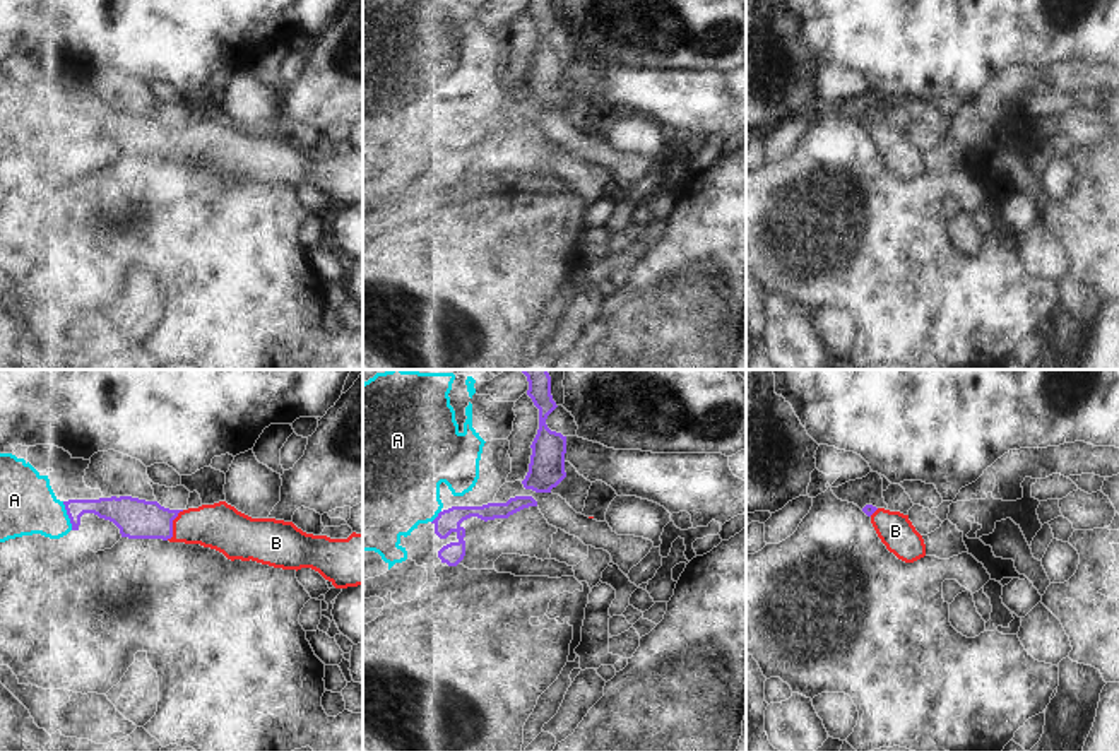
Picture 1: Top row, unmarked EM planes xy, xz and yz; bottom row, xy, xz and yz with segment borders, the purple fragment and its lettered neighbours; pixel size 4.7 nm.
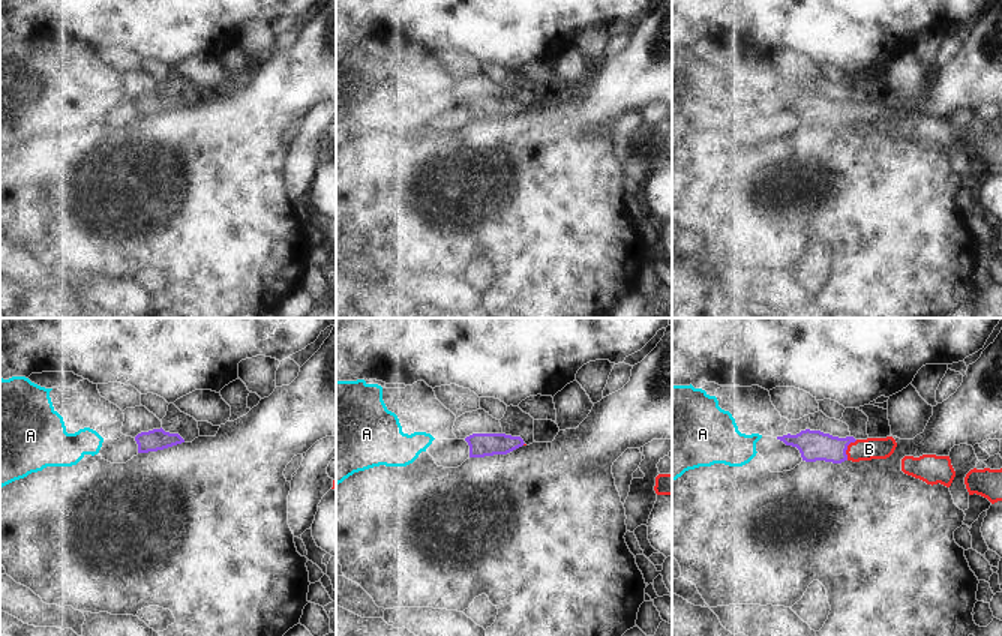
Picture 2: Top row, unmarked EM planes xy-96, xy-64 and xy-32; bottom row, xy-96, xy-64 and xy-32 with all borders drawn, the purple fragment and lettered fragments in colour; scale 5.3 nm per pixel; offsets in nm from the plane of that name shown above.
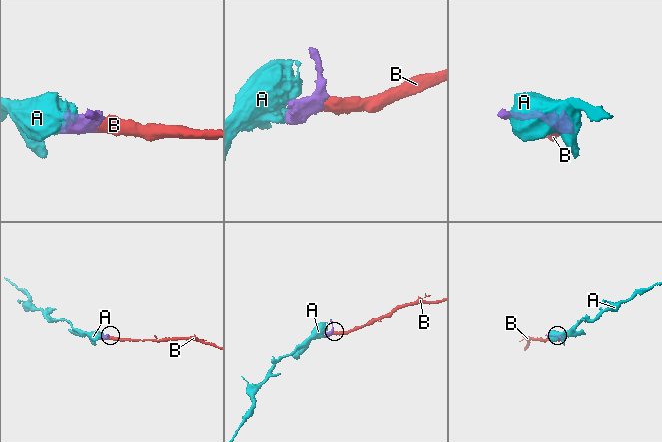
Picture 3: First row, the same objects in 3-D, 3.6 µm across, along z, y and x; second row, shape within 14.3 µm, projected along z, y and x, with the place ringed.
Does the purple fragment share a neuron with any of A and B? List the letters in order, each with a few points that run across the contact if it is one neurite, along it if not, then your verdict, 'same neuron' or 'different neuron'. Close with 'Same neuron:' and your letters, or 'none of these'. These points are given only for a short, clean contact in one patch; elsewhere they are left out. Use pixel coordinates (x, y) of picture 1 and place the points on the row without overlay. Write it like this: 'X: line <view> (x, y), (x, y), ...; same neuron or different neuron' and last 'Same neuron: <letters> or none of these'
A: line xy (62, 118), (72, 146); different neuron
B: line xy (137, 136), (171, 142), (219, 142); same neuron
Same neuron: B

